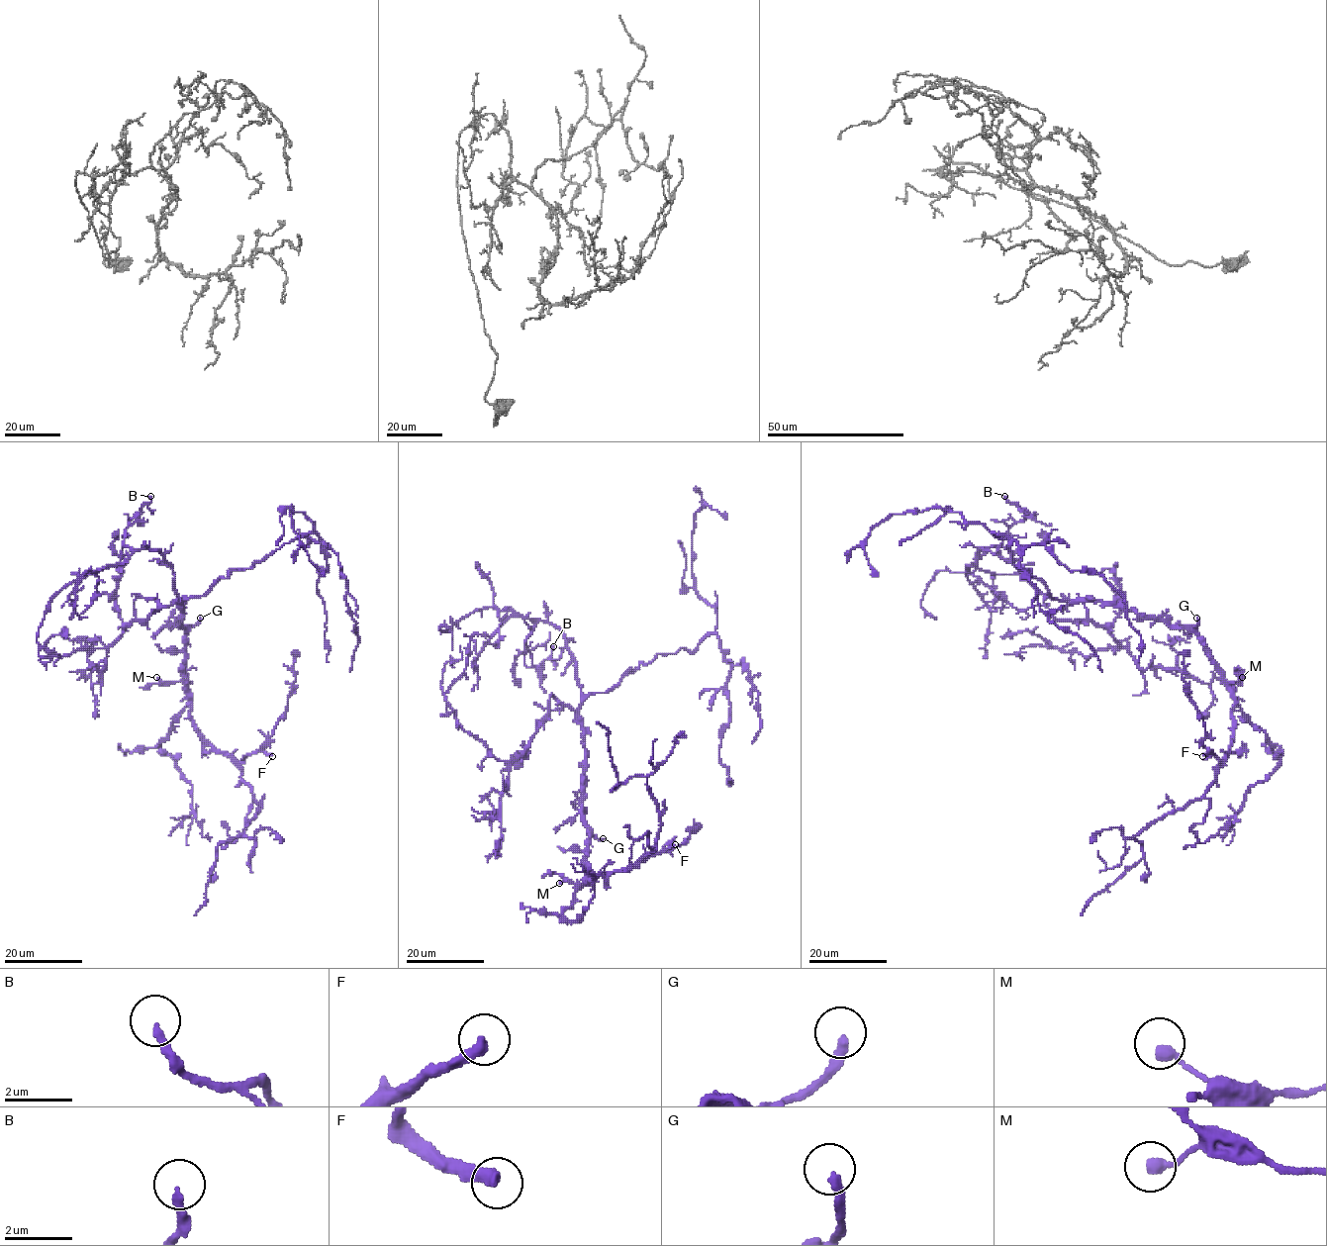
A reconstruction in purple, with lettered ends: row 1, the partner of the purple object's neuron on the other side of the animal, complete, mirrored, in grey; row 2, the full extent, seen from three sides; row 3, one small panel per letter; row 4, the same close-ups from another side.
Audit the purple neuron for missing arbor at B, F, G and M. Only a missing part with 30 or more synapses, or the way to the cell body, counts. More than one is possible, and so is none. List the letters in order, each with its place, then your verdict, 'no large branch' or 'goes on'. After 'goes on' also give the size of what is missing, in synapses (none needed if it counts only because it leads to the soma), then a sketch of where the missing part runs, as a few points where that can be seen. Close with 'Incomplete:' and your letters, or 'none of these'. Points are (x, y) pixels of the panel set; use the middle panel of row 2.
B: at (553, 646); no large branch
F: at (675, 844); goes on; about 70 synapses; missing branch runs (675, 844), (697, 799), (741, 752), (754, 722), (766, 709), (775, 650), (772, 673), (753, 710)
G: at (603, 838); no large branch
M: at (559, 883); no large branch
Incomplete: F

